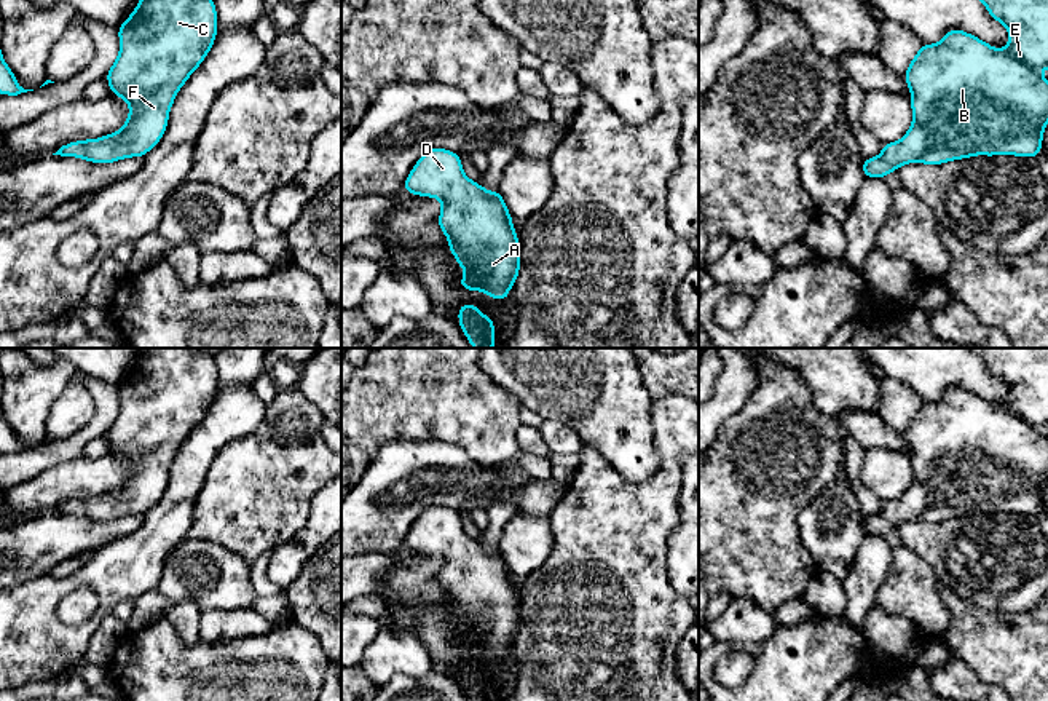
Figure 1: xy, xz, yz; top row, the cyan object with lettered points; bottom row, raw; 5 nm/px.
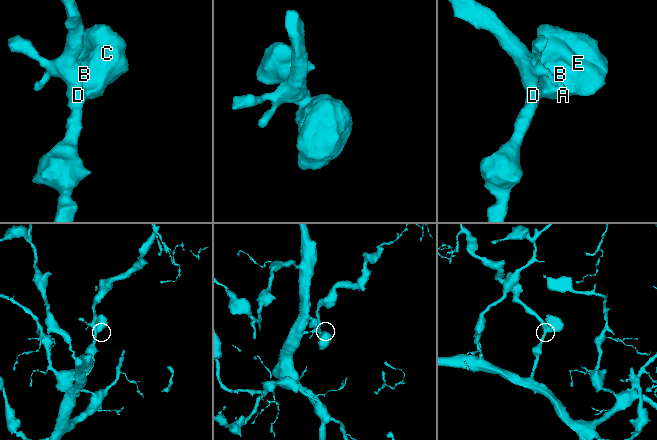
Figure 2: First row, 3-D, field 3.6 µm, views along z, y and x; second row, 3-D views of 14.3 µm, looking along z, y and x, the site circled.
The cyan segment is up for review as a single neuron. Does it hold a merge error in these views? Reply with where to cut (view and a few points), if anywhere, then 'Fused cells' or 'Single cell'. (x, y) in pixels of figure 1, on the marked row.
No split. Single cell

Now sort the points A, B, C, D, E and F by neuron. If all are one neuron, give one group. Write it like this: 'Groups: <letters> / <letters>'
Groups: A B C D E F

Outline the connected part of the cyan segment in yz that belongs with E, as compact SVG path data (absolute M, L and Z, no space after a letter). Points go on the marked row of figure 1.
M979 0L992 19L1007 27L1008 45L995 50L984 40L951 29L933 45L922 43L903 75L911 89L912 125L898 142L882 142L882 153L863 158L865 180L885 179L901 164L924 163L938 166L976 155L1042 156L1043 131L1048 125L1048 80L1038 70L1048 67L1048 0Z

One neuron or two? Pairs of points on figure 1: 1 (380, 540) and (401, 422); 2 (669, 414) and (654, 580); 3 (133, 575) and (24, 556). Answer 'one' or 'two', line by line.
1: two
2: one
3: two

